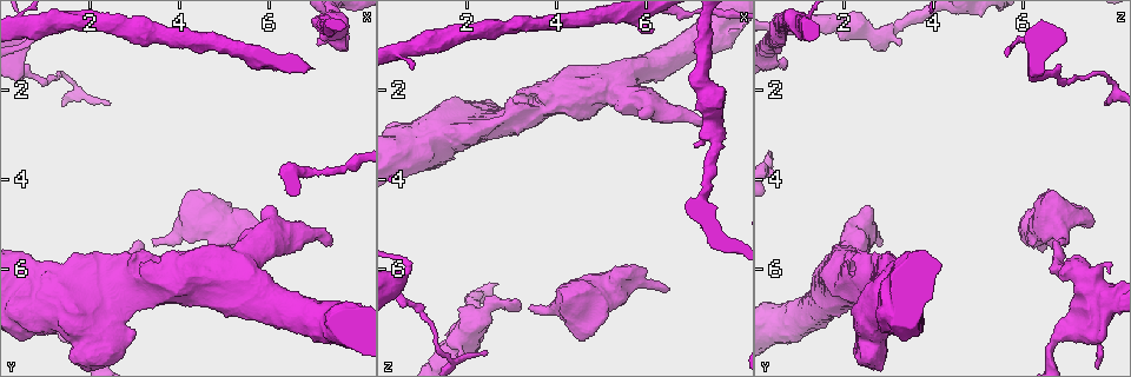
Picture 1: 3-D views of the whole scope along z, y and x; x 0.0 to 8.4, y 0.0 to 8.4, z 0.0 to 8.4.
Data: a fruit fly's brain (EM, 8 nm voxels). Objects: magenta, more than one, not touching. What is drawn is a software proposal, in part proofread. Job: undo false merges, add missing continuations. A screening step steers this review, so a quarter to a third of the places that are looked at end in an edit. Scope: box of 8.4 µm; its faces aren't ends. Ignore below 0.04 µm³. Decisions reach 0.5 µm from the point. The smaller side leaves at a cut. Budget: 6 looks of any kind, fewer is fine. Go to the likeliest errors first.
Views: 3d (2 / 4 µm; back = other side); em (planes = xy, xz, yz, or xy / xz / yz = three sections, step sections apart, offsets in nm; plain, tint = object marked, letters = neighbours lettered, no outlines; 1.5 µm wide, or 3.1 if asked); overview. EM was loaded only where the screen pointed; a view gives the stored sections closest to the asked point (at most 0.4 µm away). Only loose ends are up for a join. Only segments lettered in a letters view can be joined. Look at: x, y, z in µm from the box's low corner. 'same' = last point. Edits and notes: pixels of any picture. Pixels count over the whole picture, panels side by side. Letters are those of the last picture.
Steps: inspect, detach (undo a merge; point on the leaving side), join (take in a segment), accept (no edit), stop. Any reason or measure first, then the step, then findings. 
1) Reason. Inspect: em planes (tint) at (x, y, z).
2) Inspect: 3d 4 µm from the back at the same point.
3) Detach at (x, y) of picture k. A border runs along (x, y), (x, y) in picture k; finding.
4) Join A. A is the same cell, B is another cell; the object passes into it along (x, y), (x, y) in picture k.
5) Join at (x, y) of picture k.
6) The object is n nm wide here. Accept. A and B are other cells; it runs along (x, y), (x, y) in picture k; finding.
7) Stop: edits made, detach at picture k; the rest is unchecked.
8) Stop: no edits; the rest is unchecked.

Stops while still wide. Inspect: 3d 4 µm from the back at (7.35, 5.40, 2.80).

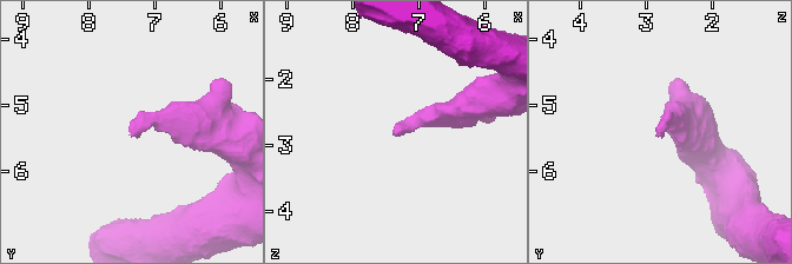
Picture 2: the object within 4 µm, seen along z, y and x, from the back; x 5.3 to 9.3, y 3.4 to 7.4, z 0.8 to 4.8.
Inspect: em yz step 4 (letters) at (7.45, 5.40, 2.80).

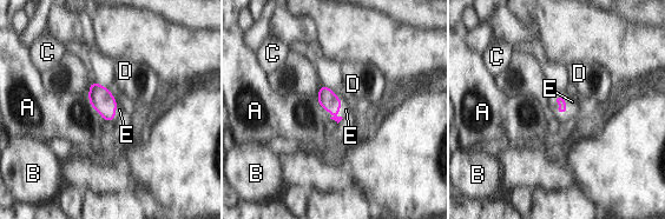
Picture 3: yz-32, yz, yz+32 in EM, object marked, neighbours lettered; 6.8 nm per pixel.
Join E. E is the same cell, A, B, C and D are other cells; the object passes into it along (327, 98), (341, 105), (347, 107) in picture 3; it goes on there.

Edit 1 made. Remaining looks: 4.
An open end. Inspect: em xy step 8 (tint) at (6.15, 1.50, 0.70).

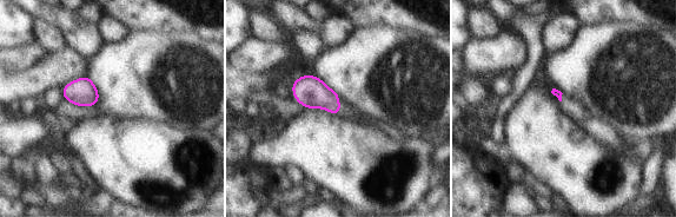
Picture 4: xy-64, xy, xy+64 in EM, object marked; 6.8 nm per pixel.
Inspect: em planes (letters) at the same point.

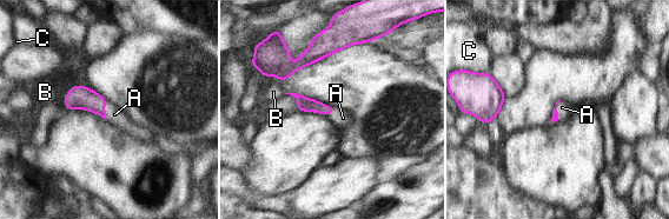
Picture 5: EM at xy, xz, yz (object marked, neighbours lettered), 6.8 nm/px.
Join A. A is the same cell, B and C are other cells; the object passes into it along (78, 97), (104, 110), (114, 114) in picture 5; the neuron continues.

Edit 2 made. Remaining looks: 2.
Stop: edits made, join at picture 3, join at picture 5; the rest is unchecked.

